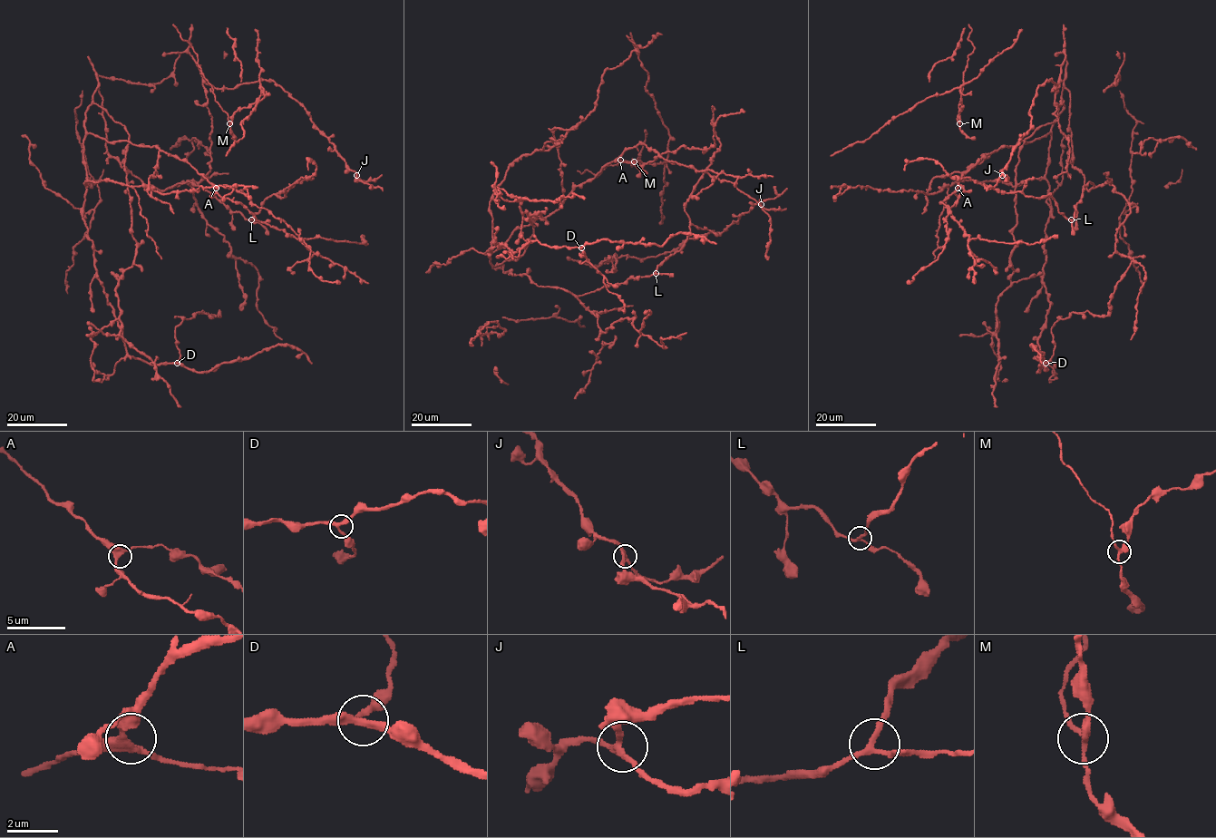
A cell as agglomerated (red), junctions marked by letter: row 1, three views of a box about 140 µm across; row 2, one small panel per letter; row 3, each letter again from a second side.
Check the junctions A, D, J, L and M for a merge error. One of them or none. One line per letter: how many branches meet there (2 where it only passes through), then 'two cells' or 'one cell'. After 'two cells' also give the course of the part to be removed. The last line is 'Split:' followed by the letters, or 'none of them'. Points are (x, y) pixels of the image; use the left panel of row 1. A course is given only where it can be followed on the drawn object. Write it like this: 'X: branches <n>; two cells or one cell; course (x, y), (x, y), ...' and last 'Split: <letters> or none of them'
A: branches 3; one cell
D: branches 3; one cell
J: branches 3; one cell
L: branches 3; one cell
M: branches 3; two cells; course (230, 123), (226, 113), (215, 100), (212, 85), (204, 76), (193, 48), (182, 39), (173, 24)
Split: M

